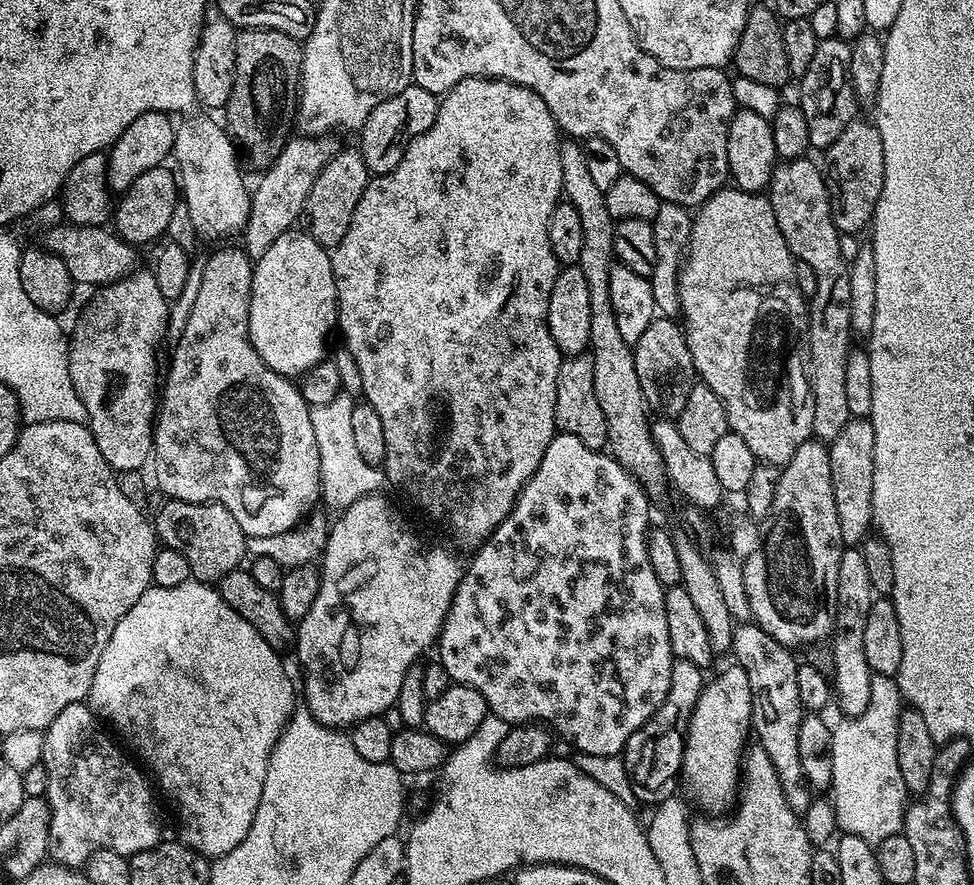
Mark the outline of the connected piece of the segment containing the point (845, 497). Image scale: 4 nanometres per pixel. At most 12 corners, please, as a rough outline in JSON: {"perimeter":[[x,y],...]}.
{"perimeter":[[853,418],[827,445],[845,545],[869,535],[874,426]]}

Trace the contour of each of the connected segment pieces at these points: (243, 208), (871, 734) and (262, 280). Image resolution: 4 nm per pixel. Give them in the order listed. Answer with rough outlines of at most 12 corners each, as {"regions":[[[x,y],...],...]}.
{"regions":[[[212,120],[176,133],[197,237],[243,233],[252,198]],[[873,675],[870,706],[832,734],[841,833],[901,835],[900,685]],[[282,234],[254,261],[248,340],[279,376],[325,359],[329,249]]]}

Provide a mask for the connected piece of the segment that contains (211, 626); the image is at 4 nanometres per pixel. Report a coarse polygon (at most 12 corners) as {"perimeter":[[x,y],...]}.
{"perimeter":[[213,585],[148,587],[86,697],[205,858],[297,707]]}

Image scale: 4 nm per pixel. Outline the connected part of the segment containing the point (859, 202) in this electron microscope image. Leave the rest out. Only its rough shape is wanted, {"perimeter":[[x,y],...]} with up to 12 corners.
{"perimeter":[[852,119],[826,149],[832,216],[841,234],[876,215],[882,134]]}

